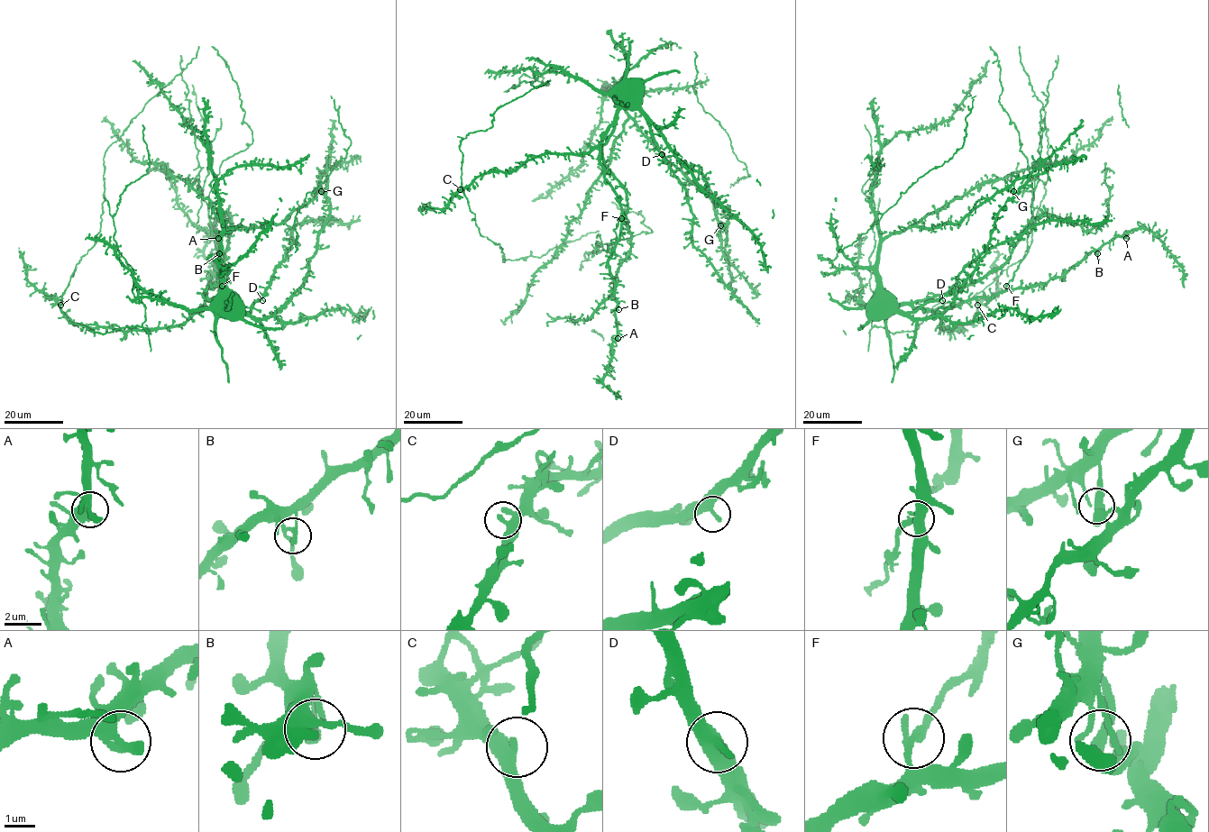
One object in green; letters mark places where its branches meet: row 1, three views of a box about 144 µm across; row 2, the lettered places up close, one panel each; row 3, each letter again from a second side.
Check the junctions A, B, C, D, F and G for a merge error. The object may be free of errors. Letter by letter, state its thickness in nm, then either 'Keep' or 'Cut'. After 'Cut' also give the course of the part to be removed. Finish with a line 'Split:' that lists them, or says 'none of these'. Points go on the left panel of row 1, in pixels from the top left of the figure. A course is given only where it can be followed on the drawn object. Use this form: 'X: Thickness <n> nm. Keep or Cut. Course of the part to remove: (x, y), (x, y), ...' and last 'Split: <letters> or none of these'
A: Thickness 420 nm. Keep
B: Thickness 240 nm. Keep
C: Thickness 380 nm. Keep
D: Thickness 360 nm. Keep
F: Thickness 300 nm. Cut
G: Thickness 360 nm. Keep
Split: F

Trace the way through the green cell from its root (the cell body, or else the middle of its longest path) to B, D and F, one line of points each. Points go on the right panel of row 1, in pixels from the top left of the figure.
B: (871, 305), (885, 300), (931, 309), (952, 308), (1008, 289), (1046, 284), (1093, 251), (1097, 253)
D: (871, 305), (871, 299), (880, 297), (897, 309), (912, 312), (930, 301), (942, 300)
F: (871, 305), (876, 300), (885, 300), (931, 309), (952, 308), (972, 299), (993, 297), (1006, 285)

